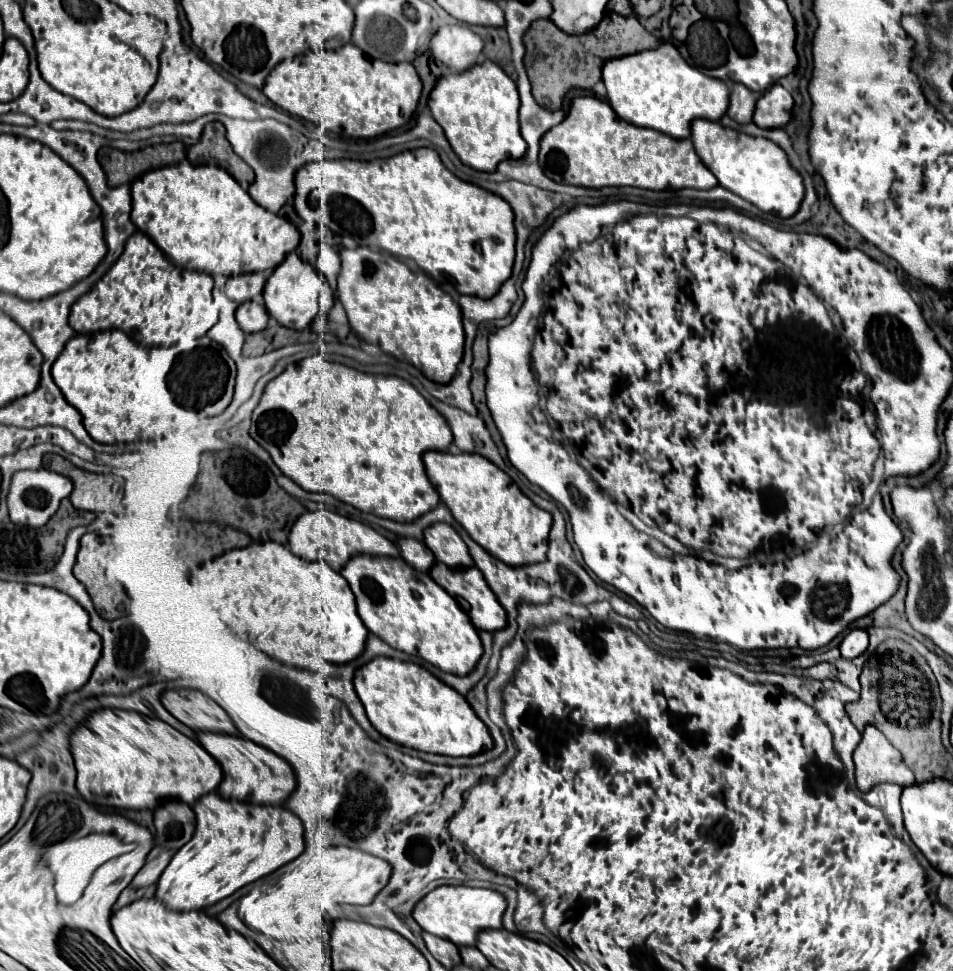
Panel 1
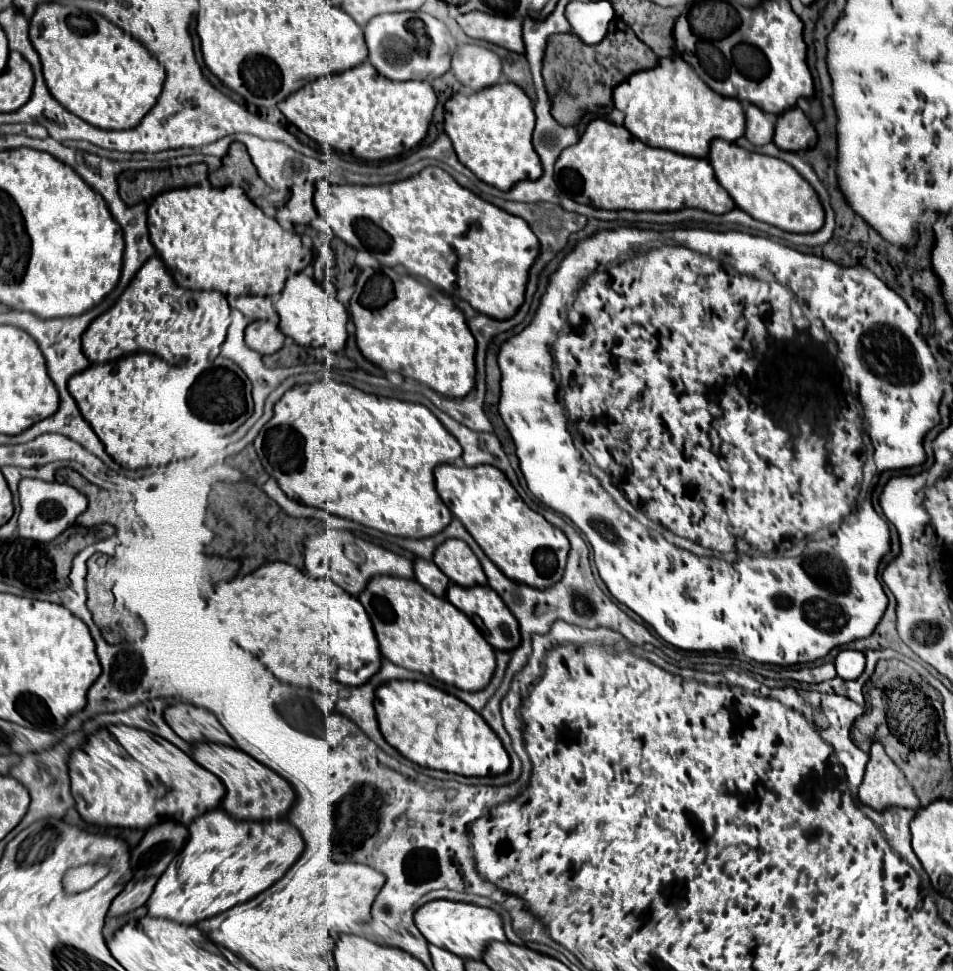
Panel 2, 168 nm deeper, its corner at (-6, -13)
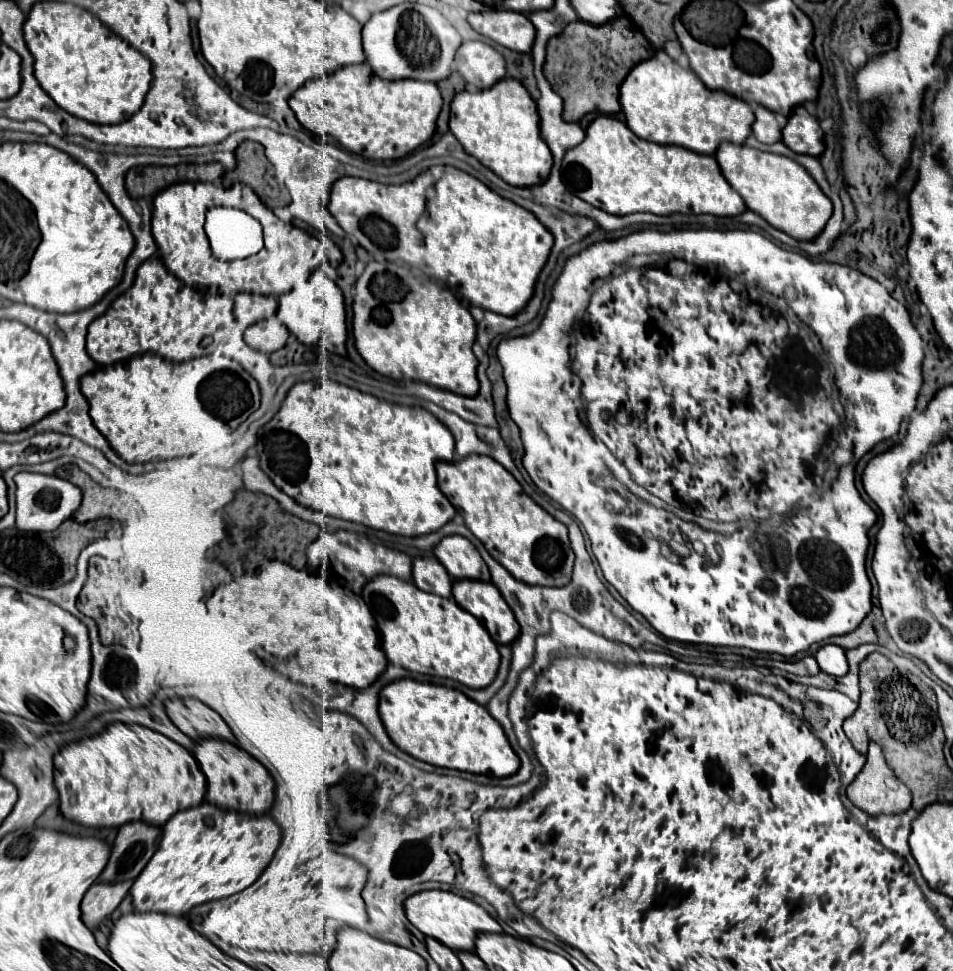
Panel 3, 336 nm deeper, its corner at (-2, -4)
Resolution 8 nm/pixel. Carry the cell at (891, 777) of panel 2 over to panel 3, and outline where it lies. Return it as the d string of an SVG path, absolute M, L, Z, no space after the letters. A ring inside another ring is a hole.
M870 742L868 754L866 754L866 766L856 776L856 780L848 786L846 796L850 798L850 802L854 806L862 808L862 812L866 812L868 816L906 812L910 808L910 802L912 802L910 790L902 782L898 782L898 778L894 776L894 772L890 770L890 766L886 764L886 760L882 756L882 748L876 742Z

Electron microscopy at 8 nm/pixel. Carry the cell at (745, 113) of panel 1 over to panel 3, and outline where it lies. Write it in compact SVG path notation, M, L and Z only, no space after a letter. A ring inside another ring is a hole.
M756 106L754 108L756 114L756 122L754 122L754 136L762 142L762 144L776 144L782 140L782 128L776 122L774 112L770 112L764 106Z

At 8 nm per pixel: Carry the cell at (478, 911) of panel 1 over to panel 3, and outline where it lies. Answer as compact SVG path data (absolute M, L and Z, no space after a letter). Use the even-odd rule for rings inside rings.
M444 890L416 892L416 894L412 894L404 900L404 908L406 908L408 920L424 936L436 938L438 942L446 944L454 952L460 952L460 950L472 952L474 950L474 940L482 932L496 932L496 934L502 932L502 926L482 906L478 906L472 900L466 900L462 896L456 896L452 892L444 892Z

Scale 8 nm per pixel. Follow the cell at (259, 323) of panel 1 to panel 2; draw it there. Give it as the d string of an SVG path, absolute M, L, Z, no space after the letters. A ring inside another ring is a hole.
M262 319L262 321L252 321L246 327L246 345L260 355L272 355L276 353L284 343L284 333L278 329L276 323Z

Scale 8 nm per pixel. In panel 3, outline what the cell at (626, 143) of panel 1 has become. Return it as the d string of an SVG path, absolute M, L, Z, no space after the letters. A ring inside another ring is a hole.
M600 116L590 124L584 142L566 154L562 178L572 194L614 216L634 212L658 216L676 212L738 216L748 210L742 196L722 176L714 156L694 154L680 146L646 142L612 116Z

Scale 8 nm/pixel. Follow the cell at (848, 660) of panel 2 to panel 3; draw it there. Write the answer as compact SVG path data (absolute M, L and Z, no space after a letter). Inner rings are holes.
M826 644L816 652L816 662L820 666L822 672L830 674L830 676L844 676L848 672L848 662L846 662L846 654L840 646L834 644Z

